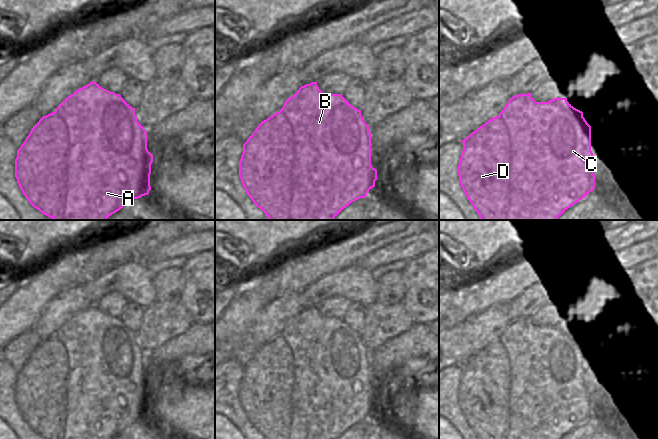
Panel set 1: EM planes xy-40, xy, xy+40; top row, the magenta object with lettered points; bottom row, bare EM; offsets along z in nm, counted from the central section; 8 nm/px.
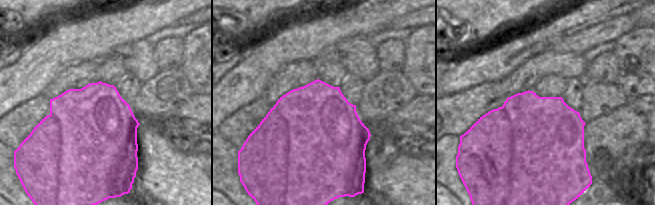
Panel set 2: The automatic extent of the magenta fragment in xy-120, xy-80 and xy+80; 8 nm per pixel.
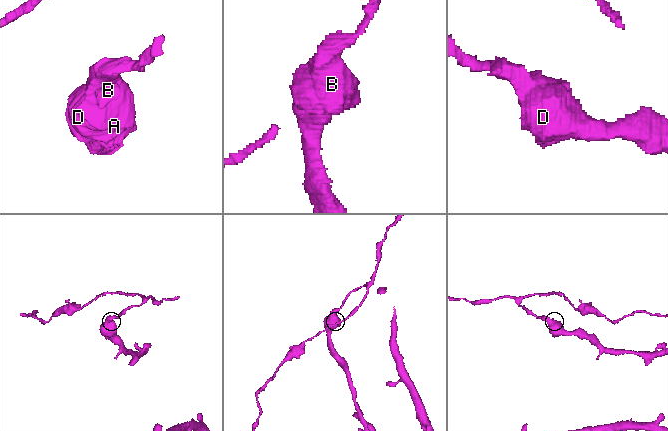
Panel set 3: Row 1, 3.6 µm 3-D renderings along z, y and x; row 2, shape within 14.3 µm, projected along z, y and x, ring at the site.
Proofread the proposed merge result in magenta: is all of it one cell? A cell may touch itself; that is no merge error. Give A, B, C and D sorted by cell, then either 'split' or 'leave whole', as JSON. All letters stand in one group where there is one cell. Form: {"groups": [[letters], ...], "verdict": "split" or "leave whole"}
{"groups": [["A", "B", "C"], ["D"]], "verdict": "split"}

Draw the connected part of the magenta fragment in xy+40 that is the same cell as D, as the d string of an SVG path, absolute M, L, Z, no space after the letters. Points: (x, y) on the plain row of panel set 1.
M500 340L488 344L462 364L462 367L463 375L457 397L467 423L478 439L507 439L511 419L511 361L505 345Z

